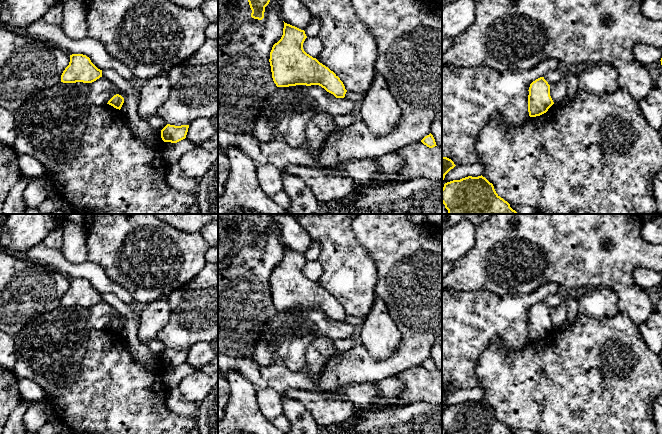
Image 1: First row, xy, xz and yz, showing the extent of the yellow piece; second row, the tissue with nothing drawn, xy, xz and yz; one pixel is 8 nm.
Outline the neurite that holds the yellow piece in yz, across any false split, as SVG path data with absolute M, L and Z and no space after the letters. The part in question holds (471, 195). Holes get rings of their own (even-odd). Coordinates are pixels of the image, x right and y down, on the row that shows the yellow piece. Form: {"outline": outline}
{"outline": "M482 175L445 183L442 203L448 214L518 214Z"}

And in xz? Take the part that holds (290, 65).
{"outline": "M284 22L283 35L270 52L272 78L277 87L296 85L319 85L336 98L344 98L347 90L340 78L316 58L307 54L303 43L307 38L305 31Z"}

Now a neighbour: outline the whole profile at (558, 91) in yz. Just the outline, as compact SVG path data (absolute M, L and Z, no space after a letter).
M562 76L561 79L554 84L550 84L550 96L553 102L561 102L563 101L568 92L568 82L566 76Z

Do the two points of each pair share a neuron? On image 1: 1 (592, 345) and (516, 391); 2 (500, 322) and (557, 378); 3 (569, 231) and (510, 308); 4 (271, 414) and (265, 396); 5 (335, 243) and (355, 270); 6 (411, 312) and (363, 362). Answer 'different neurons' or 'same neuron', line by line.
1: same neuron
2: different neurons
3: different neurons
4: same neuron
5: same neuron
6: same neuron

